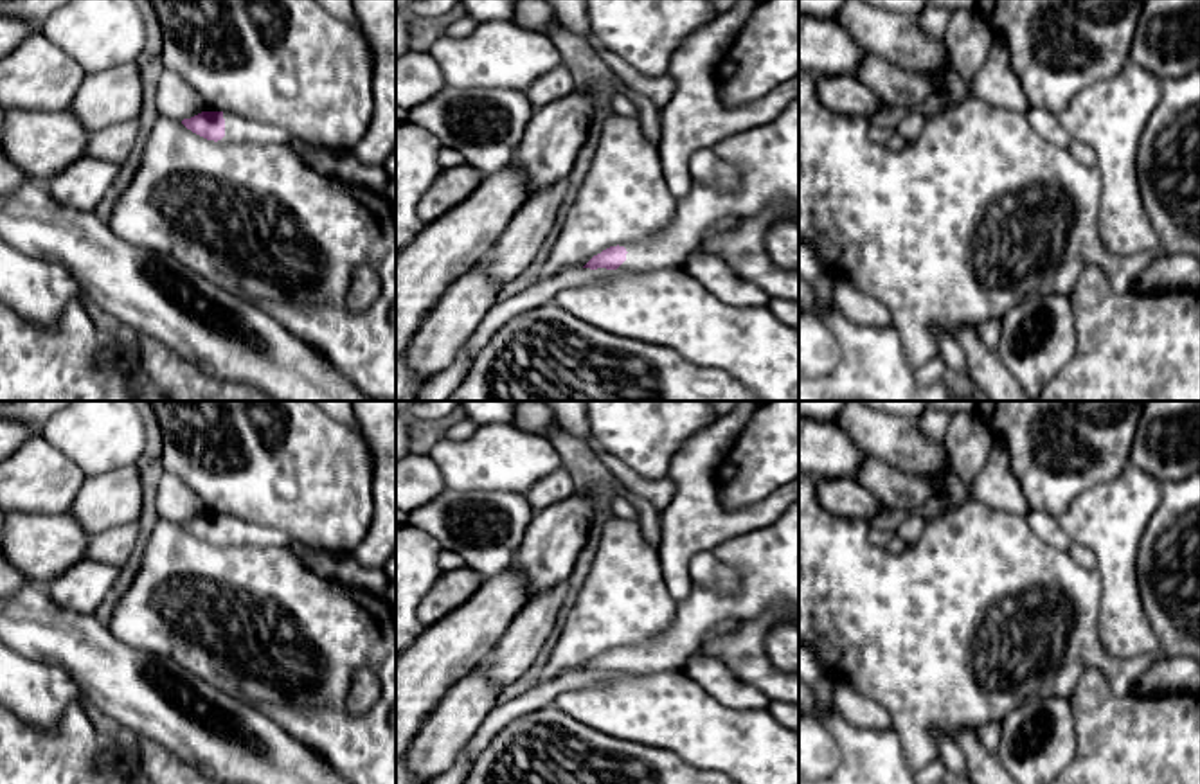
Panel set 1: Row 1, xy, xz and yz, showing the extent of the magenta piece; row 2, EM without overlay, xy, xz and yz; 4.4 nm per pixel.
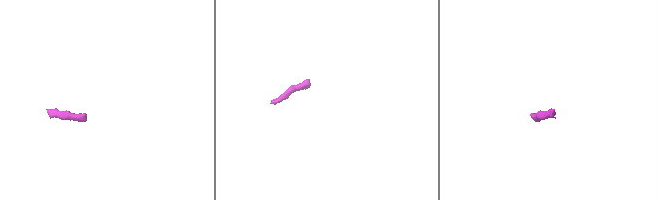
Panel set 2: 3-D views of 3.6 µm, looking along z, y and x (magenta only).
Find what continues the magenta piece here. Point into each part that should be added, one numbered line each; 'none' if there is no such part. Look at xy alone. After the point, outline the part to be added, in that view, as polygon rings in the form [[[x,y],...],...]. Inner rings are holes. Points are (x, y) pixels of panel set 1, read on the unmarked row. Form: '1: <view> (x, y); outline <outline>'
1: xy (238, 531); outline [[[223,514],[225,521],[225,539],[218,543],[219,547],[246,545],[246,547],[290,547],[293,543],[286,530],[252,523],[237,516]]]

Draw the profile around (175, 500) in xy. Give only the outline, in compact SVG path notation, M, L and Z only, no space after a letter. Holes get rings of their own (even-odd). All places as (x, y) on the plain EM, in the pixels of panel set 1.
M173 473L162 475L155 503L160 520L176 523L191 521L207 514L207 507L200 496Z

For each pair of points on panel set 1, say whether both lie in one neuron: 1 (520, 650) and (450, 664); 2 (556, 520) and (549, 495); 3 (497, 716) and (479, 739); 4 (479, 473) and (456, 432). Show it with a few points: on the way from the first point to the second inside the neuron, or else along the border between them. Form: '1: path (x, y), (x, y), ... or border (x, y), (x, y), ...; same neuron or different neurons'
1: border (511, 623), (484, 660); different neurons
2: border (574, 491), (535, 513); different neurons
3: path (495, 721), (484, 734); same neuron
4: border (477, 427), (463, 439), (445, 439), (439, 436); different neurons

